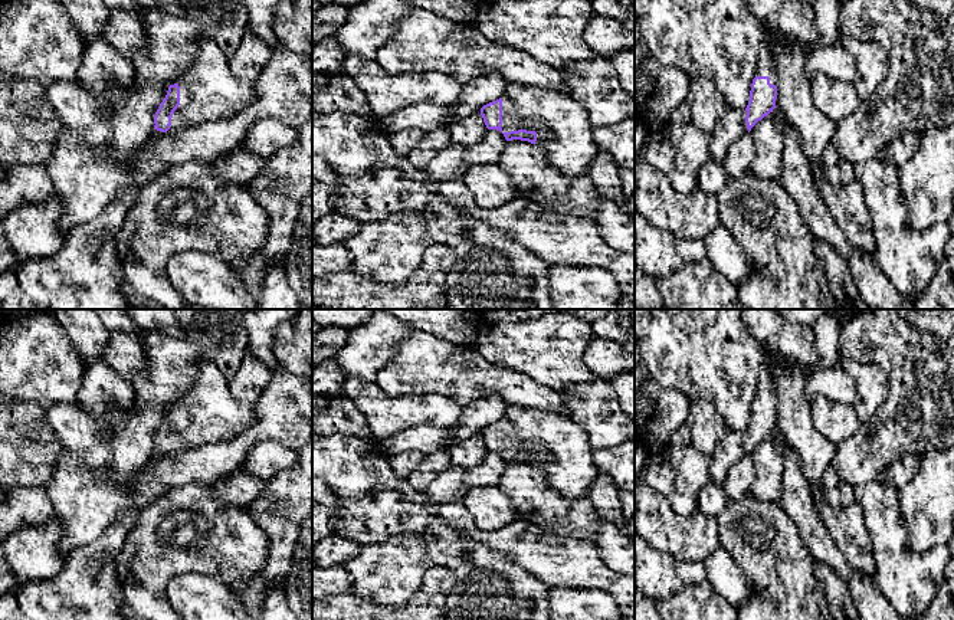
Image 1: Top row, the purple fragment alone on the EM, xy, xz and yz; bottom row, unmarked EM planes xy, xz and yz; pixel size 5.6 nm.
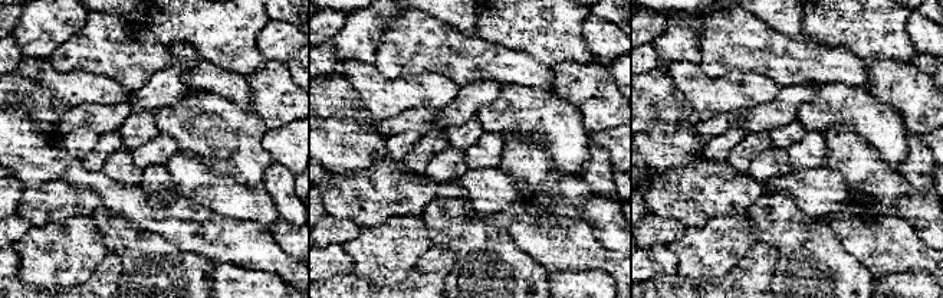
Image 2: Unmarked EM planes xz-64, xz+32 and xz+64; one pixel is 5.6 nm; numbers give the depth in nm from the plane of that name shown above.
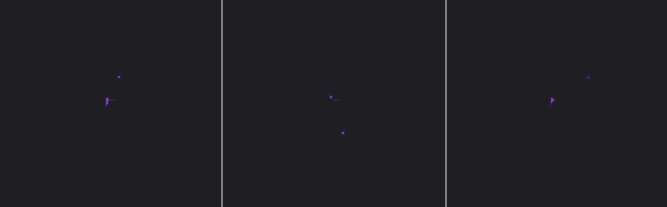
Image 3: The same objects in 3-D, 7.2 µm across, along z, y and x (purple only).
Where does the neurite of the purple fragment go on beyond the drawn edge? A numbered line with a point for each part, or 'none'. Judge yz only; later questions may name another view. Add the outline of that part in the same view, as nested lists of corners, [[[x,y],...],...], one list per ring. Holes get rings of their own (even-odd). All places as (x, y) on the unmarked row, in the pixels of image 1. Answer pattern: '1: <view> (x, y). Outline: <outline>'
1: yz (767, 389). Outline: [[[774,351],[771,361],[763,363],[763,368],[760,373],[760,384],[755,390],[755,398],[768,398],[770,406],[777,409],[778,393],[777,393],[777,384],[774,381],[776,370],[781,370],[784,374],[797,371],[797,373],[801,373],[807,378],[807,375],[812,373],[813,368],[778,351]]]

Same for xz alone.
1: xz (563, 452). Outline: [[[509,406],[502,419],[502,455],[537,455],[534,468],[547,473],[548,485],[580,501],[597,476],[587,433],[567,416]]]

